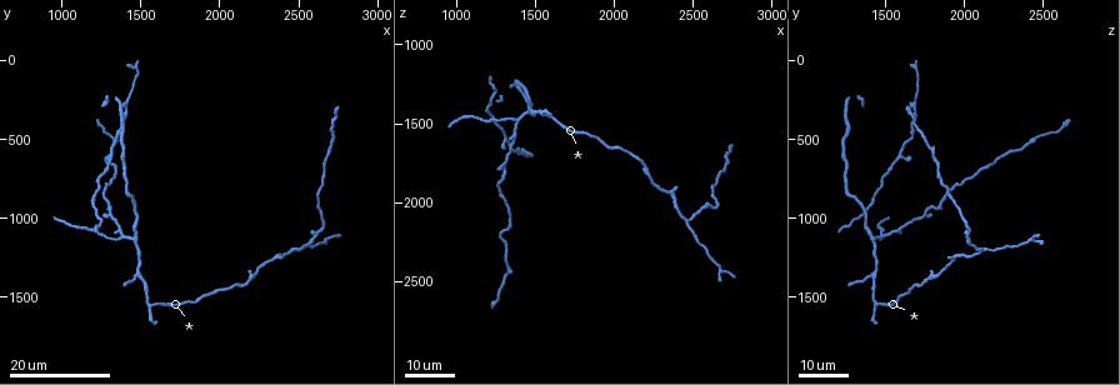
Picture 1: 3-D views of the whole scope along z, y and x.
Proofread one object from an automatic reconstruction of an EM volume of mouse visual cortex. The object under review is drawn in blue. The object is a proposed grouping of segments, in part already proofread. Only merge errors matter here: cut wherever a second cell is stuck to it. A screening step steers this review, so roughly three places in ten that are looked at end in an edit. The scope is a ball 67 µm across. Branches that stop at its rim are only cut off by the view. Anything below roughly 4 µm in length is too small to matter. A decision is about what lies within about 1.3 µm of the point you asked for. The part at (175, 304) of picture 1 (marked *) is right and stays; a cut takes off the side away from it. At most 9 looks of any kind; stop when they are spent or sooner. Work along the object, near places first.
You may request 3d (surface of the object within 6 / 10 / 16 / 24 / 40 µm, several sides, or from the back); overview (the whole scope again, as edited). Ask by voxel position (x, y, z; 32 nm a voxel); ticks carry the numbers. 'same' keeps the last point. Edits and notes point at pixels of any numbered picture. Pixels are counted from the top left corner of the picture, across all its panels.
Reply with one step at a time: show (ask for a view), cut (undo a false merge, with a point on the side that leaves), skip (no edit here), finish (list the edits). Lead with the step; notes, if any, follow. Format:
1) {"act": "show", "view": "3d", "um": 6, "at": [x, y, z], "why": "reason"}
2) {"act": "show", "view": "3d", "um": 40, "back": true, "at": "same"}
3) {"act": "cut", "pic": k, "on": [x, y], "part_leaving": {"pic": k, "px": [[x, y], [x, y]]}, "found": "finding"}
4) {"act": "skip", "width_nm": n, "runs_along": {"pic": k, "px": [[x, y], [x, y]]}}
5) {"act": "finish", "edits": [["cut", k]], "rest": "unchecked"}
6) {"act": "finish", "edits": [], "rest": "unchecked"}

{"act": "show", "view": "3d", "um": 16, "at": [1480, 1340, 1440], "why": "three arms meet"}

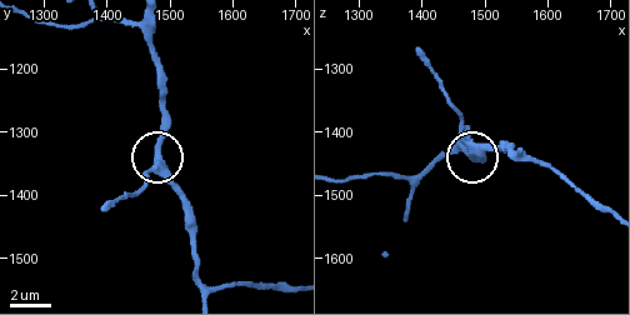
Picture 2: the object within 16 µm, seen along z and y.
{"act": "show", "view": "3d", "um": 10, "at": [1480, 1350, 1430]}

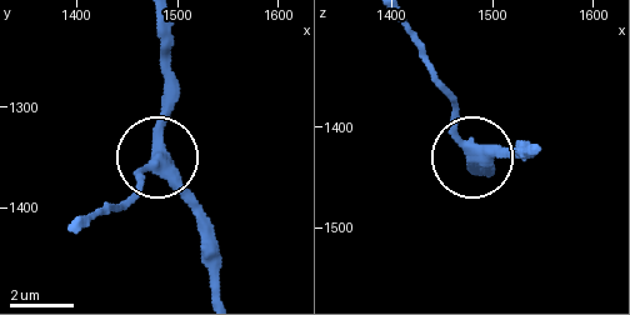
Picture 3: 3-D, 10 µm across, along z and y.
{"act": "skip", "runs_along": {"pic": 3, "px": [[530, 151], [471, 151], [444, 89]]}, "found": "one cell here"}

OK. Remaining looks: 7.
{"act": "show", "view": "3d", "um": 24, "at": [1400, 820, 1260], "why": "sudden change in width"}

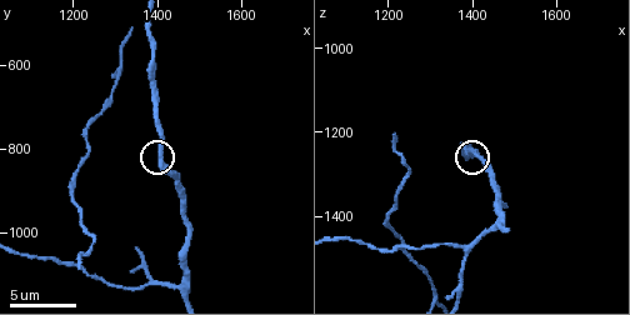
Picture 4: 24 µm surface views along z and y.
{"act": "show", "view": "3d", "um": 6, "at": [1410, 840, 1255]}

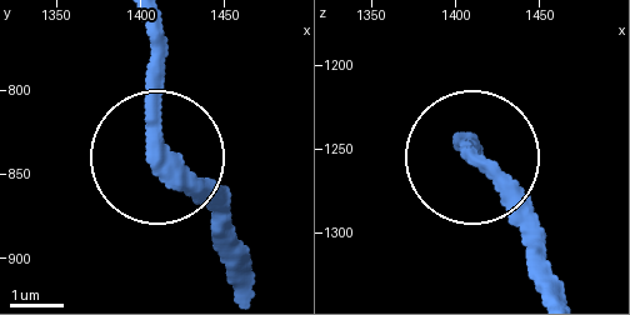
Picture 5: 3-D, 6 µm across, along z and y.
{"act": "skip", "width_nm": 320, "runs_along": {"pic": 5, "px": [[251, 271], [161, 150], [158, 20]]}, "found": "one cell here"}

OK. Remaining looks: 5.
{"act": "show", "view": "3d", "um": 16, "at": [1380, 440, 1680], "why": "calibre changes"}

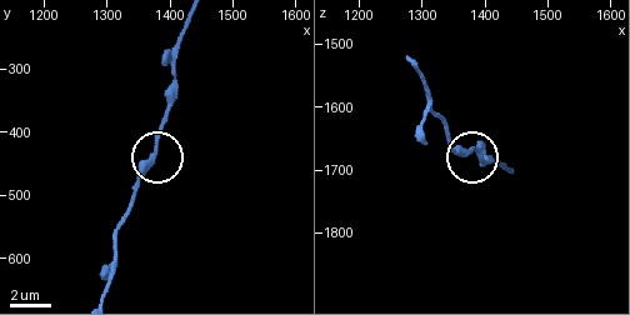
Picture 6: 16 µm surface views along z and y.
{"act": "show", "view": "3d", "um": 6, "at": [1370, 435, 1670]}

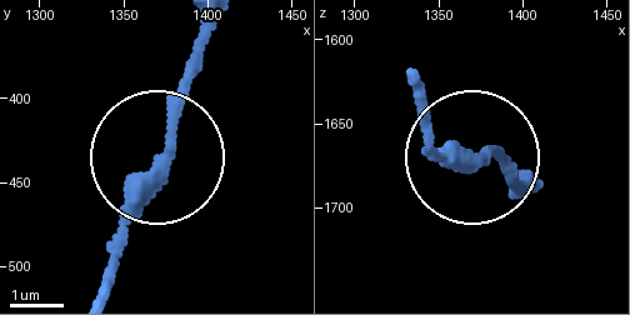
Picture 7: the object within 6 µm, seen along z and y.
{"act": "skip", "runs_along": {"pic": 7, "px": [[414, 93], [445, 160], [485, 146], [526, 188]]}, "found": "one cell here"}

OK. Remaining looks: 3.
{"act": "show", "view": "3d", "um": 6, "at": [1445, 1130, 1425], "why": "a fork"}

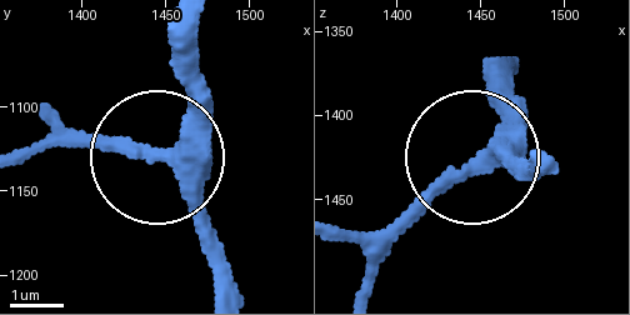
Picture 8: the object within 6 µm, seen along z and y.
{"act": "skip", "width_nm": 330, "runs_along": {"pic": 8, "px": [[219, 281], [210, 214], [161, 156], [193, 106], [193, 44]]}, "found": "all the same cell"}

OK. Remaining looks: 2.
{"act": "show", "view": "3d", "um": 16, "at": [2440, 1180, 2100], "why": "arms part here"}

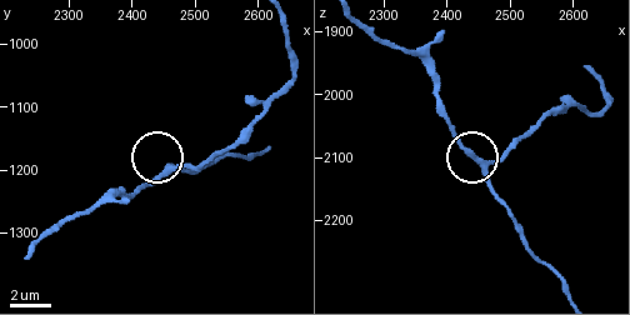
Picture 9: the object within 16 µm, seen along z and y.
{"act": "show", "view": "3d", "um": 10, "at": [2460, 1200, 2120]}

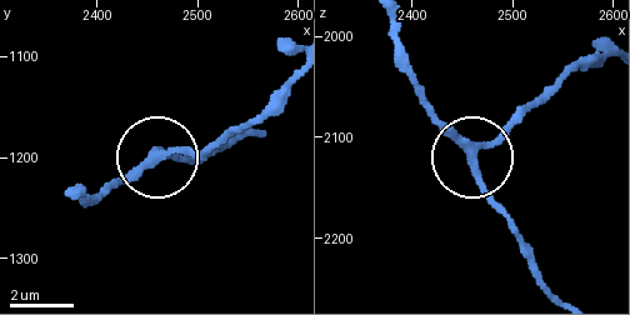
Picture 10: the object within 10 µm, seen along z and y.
{"act": "skip", "side_arm_um": 17, "runs_along": {"pic": 10, "px": [[389, 20], [400, 69], [419, 100], [461, 149], [515, 235]]}, "found": "continuous, no second cell"}

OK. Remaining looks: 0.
{"act": "finish", "edits": [], "rest": "unchecked"}

